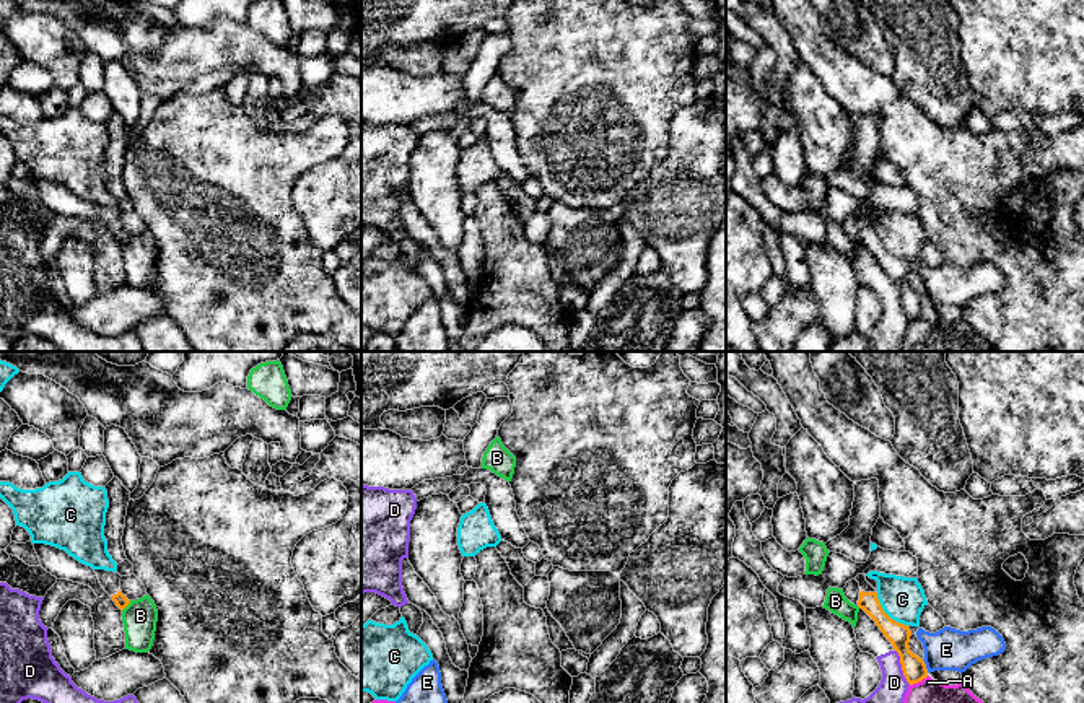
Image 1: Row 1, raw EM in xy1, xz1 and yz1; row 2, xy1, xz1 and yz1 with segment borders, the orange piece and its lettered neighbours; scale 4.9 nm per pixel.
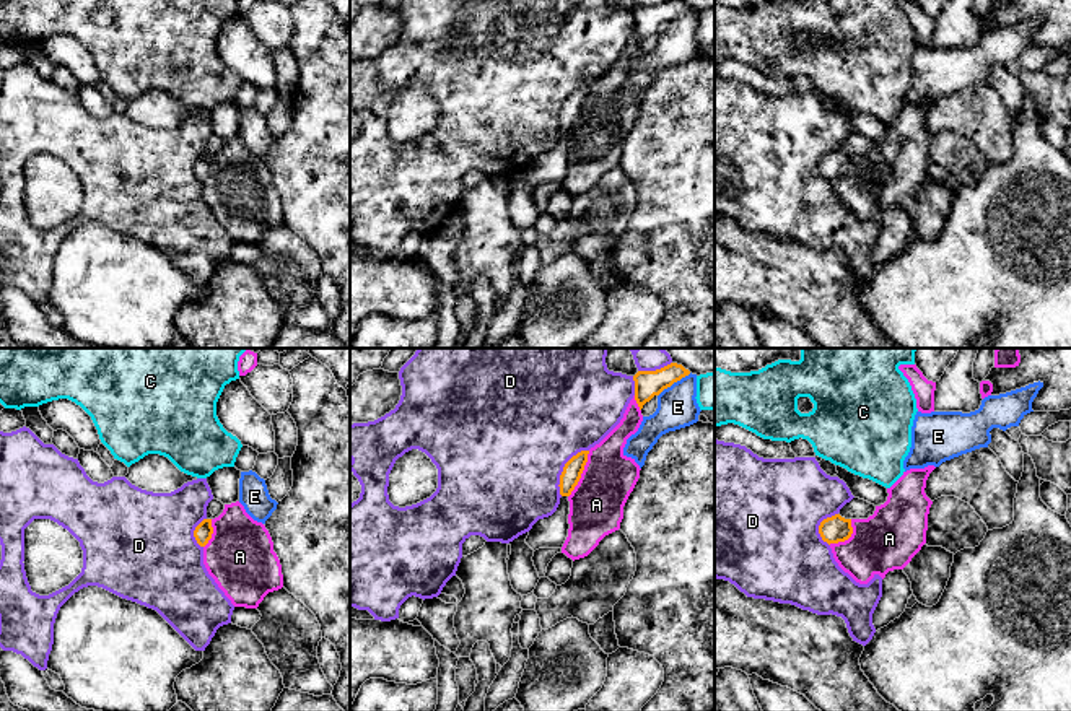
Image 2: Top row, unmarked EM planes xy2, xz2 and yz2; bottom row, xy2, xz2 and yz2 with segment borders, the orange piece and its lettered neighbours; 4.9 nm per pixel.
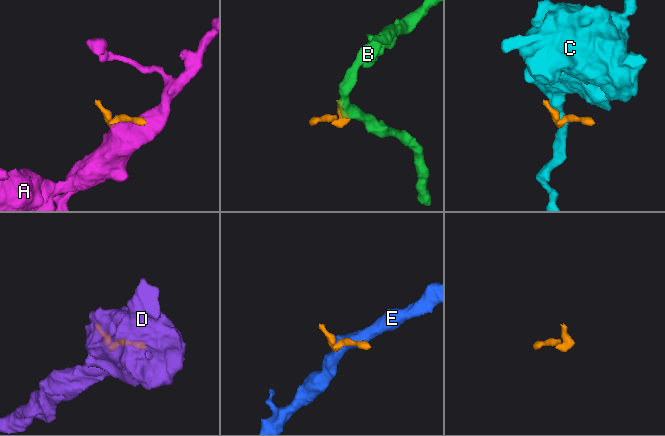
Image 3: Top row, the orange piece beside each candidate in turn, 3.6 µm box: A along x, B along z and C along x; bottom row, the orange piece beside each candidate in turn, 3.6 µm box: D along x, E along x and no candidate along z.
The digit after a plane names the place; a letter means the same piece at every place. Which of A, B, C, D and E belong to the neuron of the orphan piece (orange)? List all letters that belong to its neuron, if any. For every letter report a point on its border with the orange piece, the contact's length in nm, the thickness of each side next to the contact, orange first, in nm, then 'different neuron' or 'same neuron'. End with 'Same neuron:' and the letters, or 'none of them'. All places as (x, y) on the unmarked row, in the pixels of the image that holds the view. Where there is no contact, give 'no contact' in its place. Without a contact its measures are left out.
A: meets orange in xz2 at (581, 108); contact 260 nm long; 100 nm thick on the orange side, 280 nm on the other; different neuron
B: meets orange in xy1 at (127, 240); contact 70 nm long; 70 nm thick on the orange side, 170 nm on the other; different neuron
C: meets orange in yz1 at (886, 249); contact 240 nm long; 110 nm thick on the orange side, 220 nm on the other; different neuron
D: meets orange in xz2 at (563, 104); contact 280 nm long; 100 nm thick on the orange side, 500 nm on the other; different neuron
E: meets orange in xz2 at (674, 17); contact 200 nm long; 130 nm thick on the orange side, 200 nm on the other; different neuron
Same neuron: none of them

